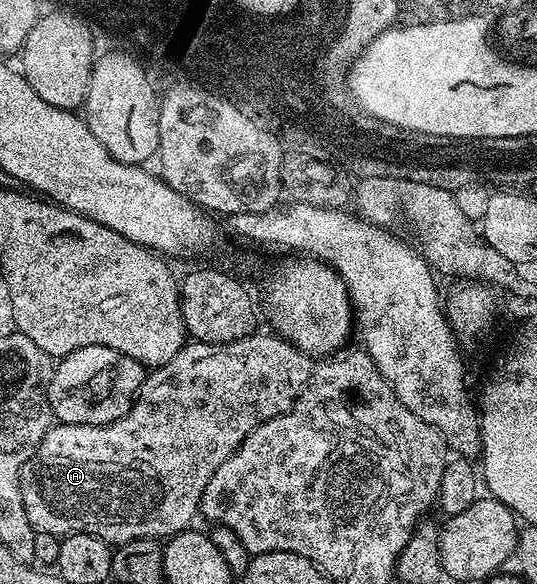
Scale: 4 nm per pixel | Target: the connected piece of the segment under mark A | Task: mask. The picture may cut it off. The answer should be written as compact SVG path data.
M254 334L226 344L198 344L196 342L186 343L184 348L171 358L171 362L161 364L152 369L146 375L141 393L137 396L133 408L123 418L119 418L110 424L99 426L87 426L86 424L62 424L54 423L49 433L39 442L37 453L21 468L21 489L23 490L23 510L27 510L27 518L31 522L33 531L36 533L46 532L55 534L59 538L71 534L91 534L95 538L104 540L110 546L126 544L132 540L147 540L150 538L168 538L177 532L184 532L190 527L193 519L198 519L203 490L207 482L211 482L211 474L235 454L235 450L260 424L271 418L281 416L293 408L294 402L305 388L309 375L314 370L315 364L308 352L301 352L290 344L288 340L281 339L276 334L261 336Z

